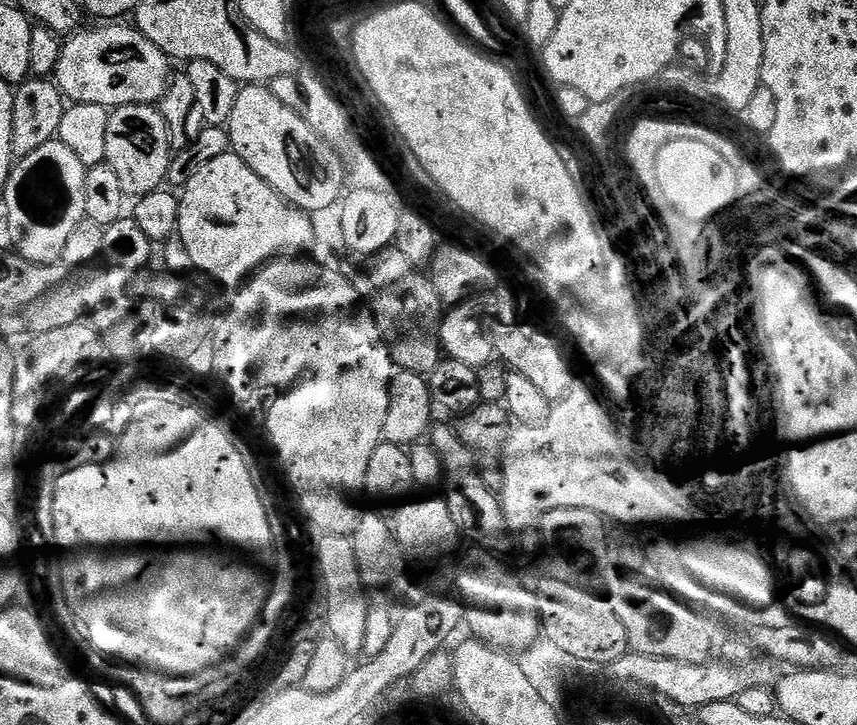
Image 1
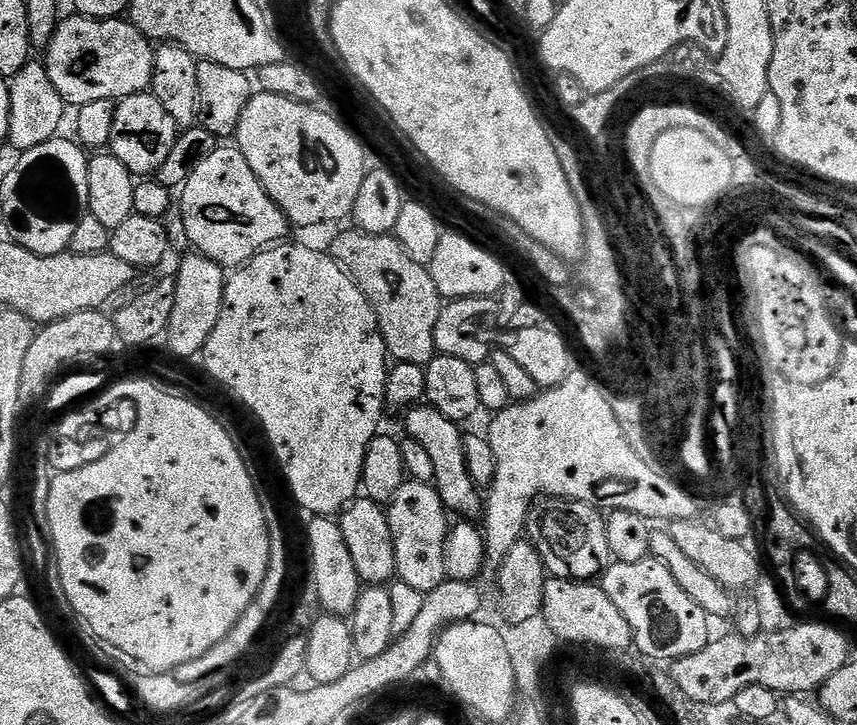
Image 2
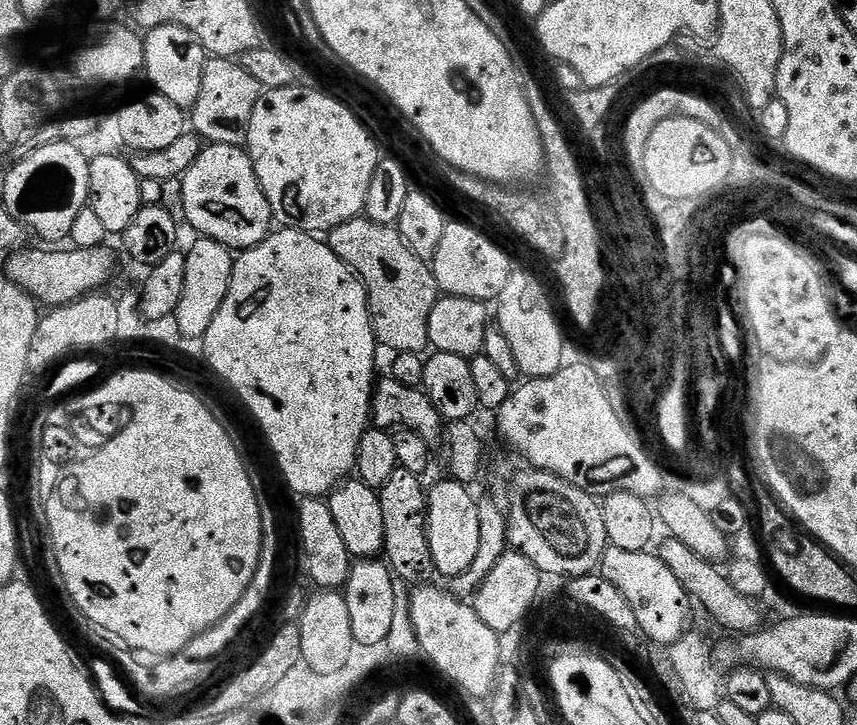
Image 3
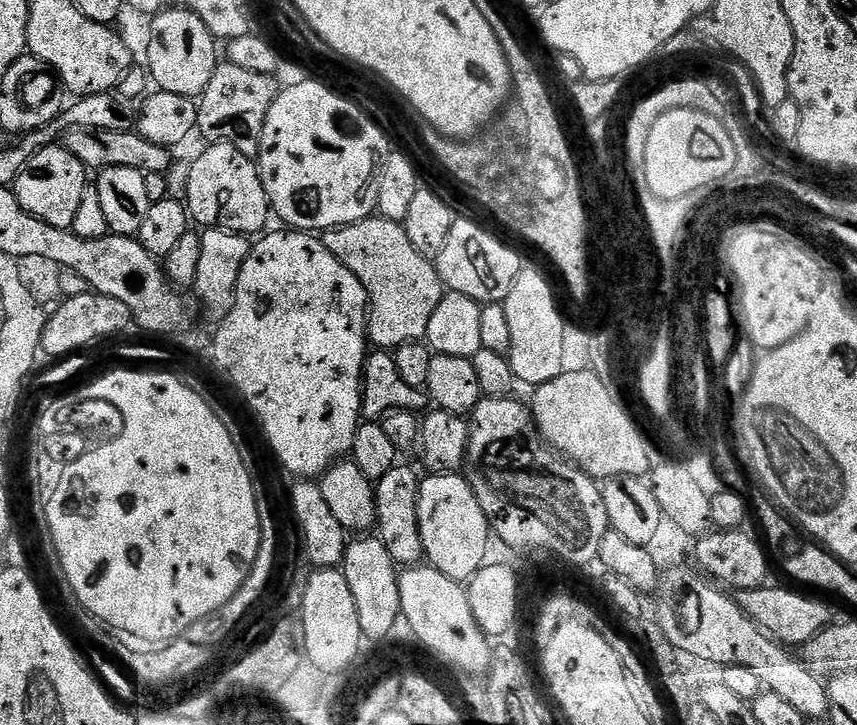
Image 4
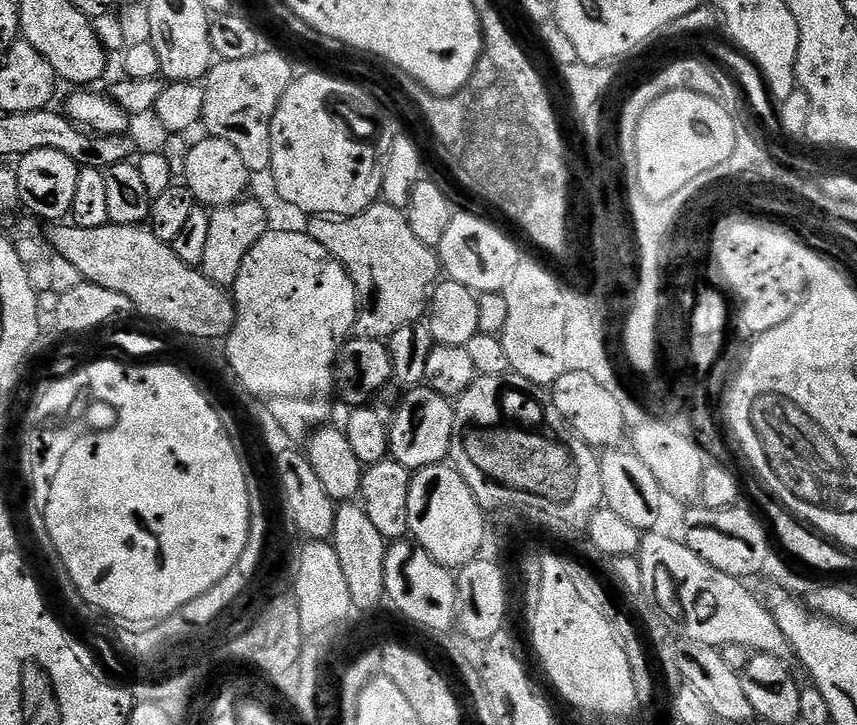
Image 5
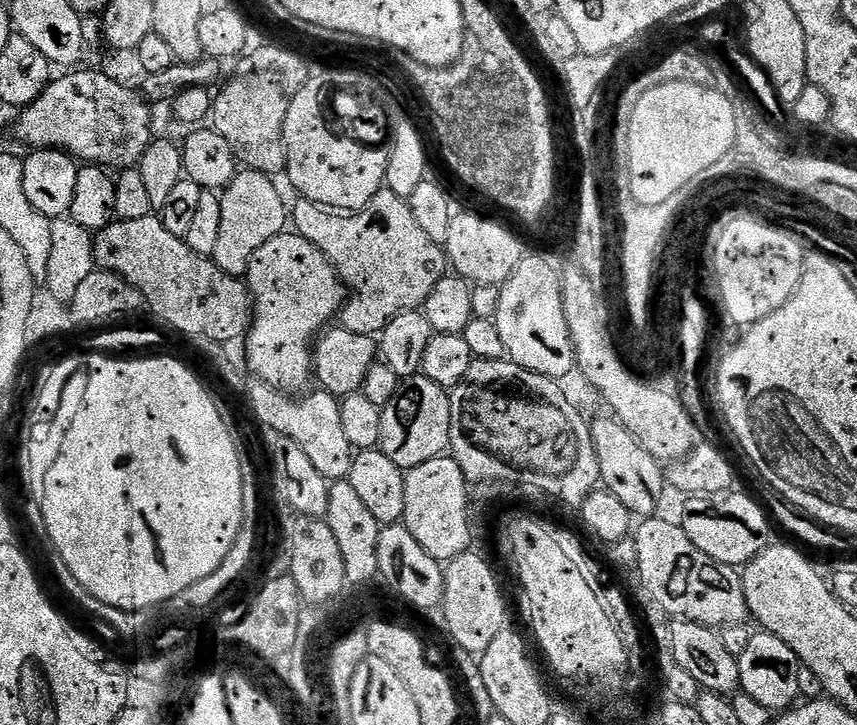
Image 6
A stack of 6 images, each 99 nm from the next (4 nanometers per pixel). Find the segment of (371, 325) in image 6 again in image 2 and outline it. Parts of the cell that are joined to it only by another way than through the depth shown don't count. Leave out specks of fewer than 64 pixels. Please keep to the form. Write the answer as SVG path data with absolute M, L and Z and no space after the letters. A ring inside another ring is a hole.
M351 231L340 232L333 238L330 247L332 259L352 277L362 294L366 294L380 324L389 357L402 364L427 366L438 355L434 330L438 326L442 307L442 298L438 294L438 286L434 286L431 271L425 265L414 262L395 235Z

